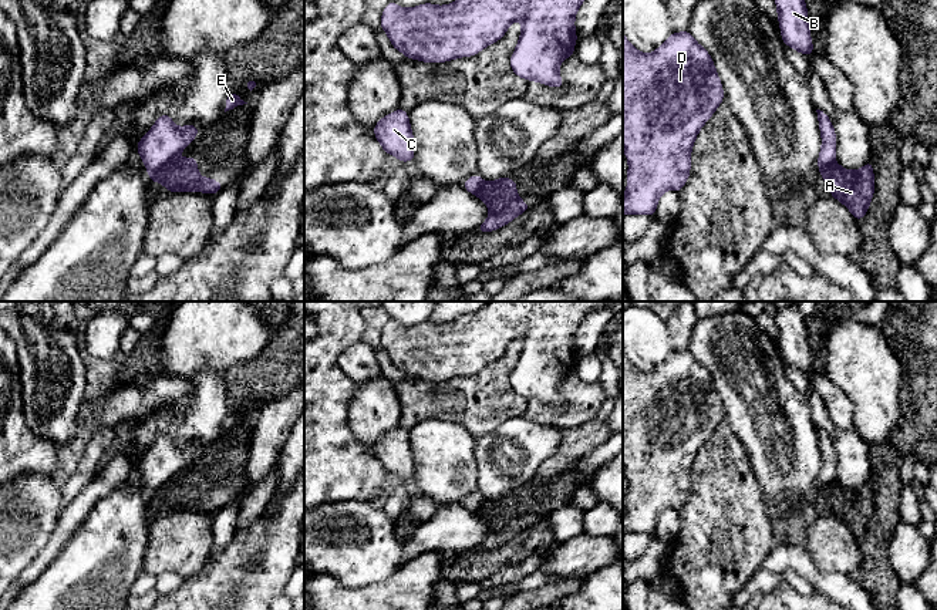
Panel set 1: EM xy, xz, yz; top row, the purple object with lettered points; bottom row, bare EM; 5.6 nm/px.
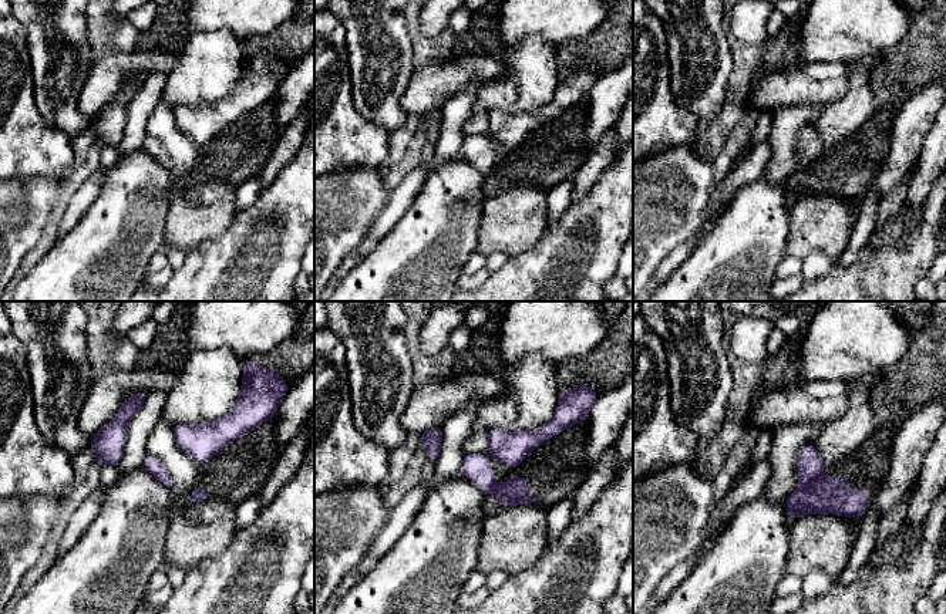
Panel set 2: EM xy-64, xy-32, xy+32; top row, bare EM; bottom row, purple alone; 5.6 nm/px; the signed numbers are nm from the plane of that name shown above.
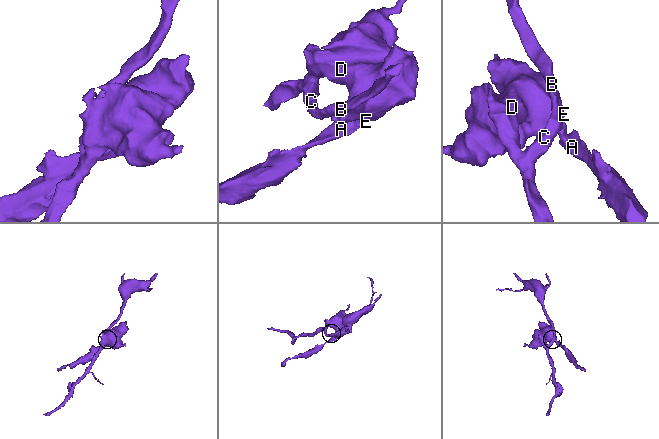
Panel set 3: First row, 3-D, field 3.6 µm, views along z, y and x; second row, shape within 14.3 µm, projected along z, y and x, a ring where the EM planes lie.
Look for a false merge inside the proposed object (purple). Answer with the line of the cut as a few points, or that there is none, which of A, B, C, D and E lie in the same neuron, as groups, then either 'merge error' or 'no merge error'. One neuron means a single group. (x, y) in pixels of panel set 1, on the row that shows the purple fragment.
xy (175, 155), (155, 172), (150, 174) | A / B C D E | merge error

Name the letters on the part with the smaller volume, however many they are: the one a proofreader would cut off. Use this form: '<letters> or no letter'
A

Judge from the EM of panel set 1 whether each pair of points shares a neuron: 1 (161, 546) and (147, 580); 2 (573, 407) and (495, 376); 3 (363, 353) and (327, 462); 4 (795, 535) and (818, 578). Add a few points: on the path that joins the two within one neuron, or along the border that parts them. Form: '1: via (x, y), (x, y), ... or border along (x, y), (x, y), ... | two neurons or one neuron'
1: border along (142, 570), (157, 576) | two neurons
2: via (552, 413), (539, 413), (519, 407), (509, 397) | one neuron
3: border along (346, 347), (337, 364), (357, 383) | two neurons
4: border along (777, 542), (785, 546), (801, 546), (805, 550) | two neurons

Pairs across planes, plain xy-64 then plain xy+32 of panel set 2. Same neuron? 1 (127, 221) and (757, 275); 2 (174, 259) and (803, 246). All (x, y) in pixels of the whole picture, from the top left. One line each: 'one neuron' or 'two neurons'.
1: one neuron
2: two neurons

